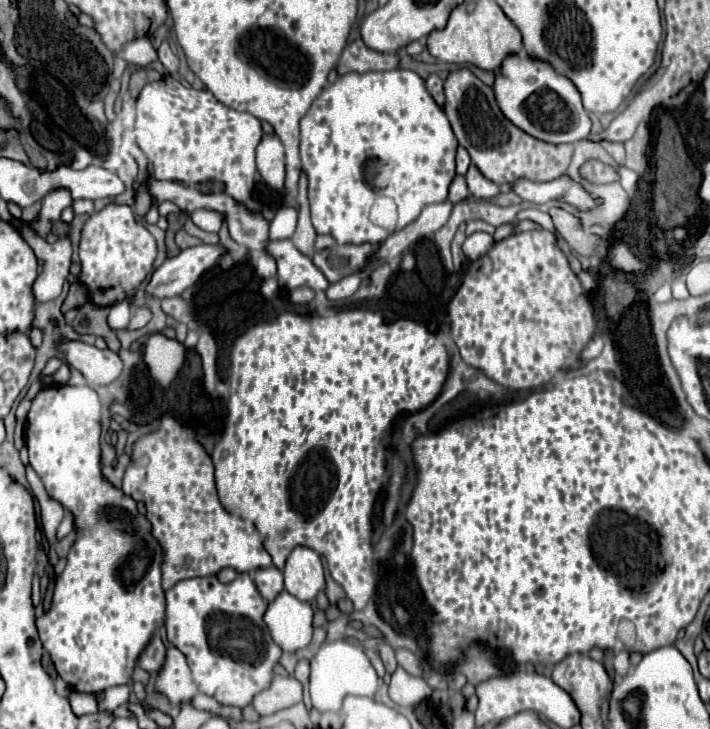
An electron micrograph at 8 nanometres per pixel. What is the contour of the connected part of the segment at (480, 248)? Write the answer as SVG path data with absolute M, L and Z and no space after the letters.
M476 232L476 234L472 234L472 236L466 238L462 250L464 250L464 254L466 254L470 260L476 260L476 258L484 256L492 244L494 244L494 238L492 238L490 234Z

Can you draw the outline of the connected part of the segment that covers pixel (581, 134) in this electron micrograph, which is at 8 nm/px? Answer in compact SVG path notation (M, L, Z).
M526 54L508 56L496 74L494 92L504 116L538 140L550 144L574 144L590 134L592 122L582 108L580 92L576 92L576 86L566 76L556 76L542 60L532 60Z

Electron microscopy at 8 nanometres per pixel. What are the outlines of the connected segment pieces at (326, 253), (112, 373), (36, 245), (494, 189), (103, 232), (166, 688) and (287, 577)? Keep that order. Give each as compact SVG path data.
M336 244L326 250L316 250L312 256L312 262L316 268L326 276L328 282L342 280L344 276L356 272L364 260L368 260L368 252L374 248L370 244Z
M64 342L62 352L66 354L66 362L70 366L74 366L76 370L80 370L82 376L86 378L86 382L90 382L90 384L102 384L102 386L112 384L122 372L120 356L116 352L112 352L112 350L108 350L108 348L98 350L96 346L90 346L90 344L84 344L84 342Z
M26 222L20 226L20 232L28 242L28 246L34 250L34 254L44 262L44 268L32 288L34 296L38 302L54 300L56 296L60 296L68 276L68 268L72 262L72 242L68 236L64 236L64 238L58 238L54 244L48 244Z
M474 164L466 174L466 184L468 184L470 194L474 198L480 198L480 200L490 200L490 198L496 198L500 194L500 186L490 182L488 178L480 176L480 170Z
M110 204L104 210L90 216L84 224L82 240L80 240L80 274L78 282L88 290L90 300L104 308L126 300L132 300L138 292L140 284L152 272L152 264L156 260L156 240L154 236L136 222L132 216L132 208L124 204Z
M168 646L166 666L156 678L156 690L164 692L176 706L188 704L198 694L198 688L186 664L186 656L176 646Z
M296 546L284 568L284 588L298 600L312 602L318 592L326 590L320 556L304 546Z

